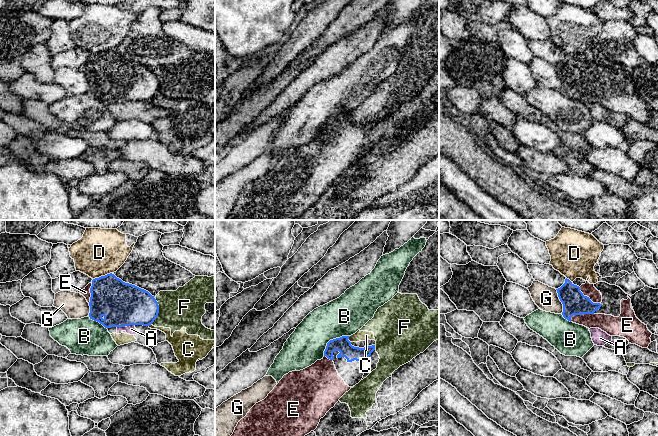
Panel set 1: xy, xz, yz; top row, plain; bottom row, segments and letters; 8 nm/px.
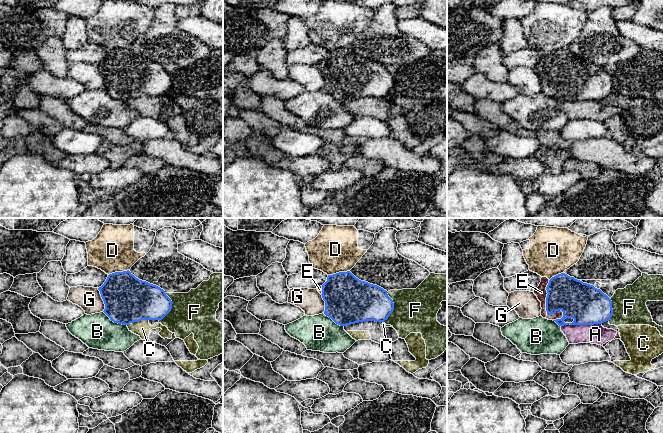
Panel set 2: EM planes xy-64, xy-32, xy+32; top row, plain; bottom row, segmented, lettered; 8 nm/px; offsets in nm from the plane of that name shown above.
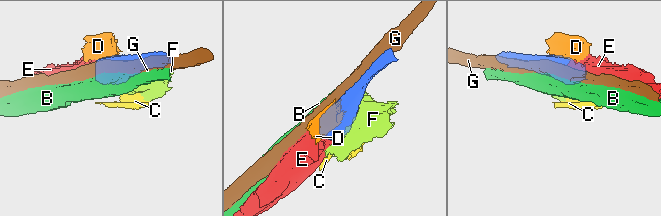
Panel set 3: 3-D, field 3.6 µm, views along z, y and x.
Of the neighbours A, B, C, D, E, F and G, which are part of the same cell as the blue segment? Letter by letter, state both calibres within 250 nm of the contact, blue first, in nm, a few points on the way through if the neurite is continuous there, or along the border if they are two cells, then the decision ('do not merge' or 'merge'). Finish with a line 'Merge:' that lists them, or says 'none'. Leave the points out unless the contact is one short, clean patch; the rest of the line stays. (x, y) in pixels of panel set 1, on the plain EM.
A: 360 nm thick on the blue side, 70 nm on the other; do not merge
B: 120 nm thick on the blue side, 320 nm on the other; do not merge
C: 120 nm thick on the blue side, 80 nm on the other; border along xz (352, 111), (348, 115), (350, 118); do not merge
D: 340 nm thick on the blue side, 380 nm on the other; border along xy (111, 48), (93, 55); do not merge
E: 190 nm thick on the blue side, 140 nm on the other; merge
F: 320 nm thick on the blue side, 300 nm on the other; do not merge
G: 190 nm thick on the blue side, 190 nm on the other; do not merge
Merge: E

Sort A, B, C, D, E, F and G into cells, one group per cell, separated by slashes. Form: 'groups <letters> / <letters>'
groups A C F / B / D / E / G

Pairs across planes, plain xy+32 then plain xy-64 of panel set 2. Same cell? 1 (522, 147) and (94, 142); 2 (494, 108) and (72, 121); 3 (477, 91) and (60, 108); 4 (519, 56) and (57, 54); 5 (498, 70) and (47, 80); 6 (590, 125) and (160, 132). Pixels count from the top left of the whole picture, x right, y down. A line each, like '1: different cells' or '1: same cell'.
1: same cell
2: same cell
3: different cells
4: different cells
5: different cells
6: same cell

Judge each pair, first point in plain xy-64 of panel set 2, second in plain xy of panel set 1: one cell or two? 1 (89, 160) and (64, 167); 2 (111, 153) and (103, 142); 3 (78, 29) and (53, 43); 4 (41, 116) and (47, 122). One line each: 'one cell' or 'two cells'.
1: one cell
2: two cells
3: one cell
4: two cells

